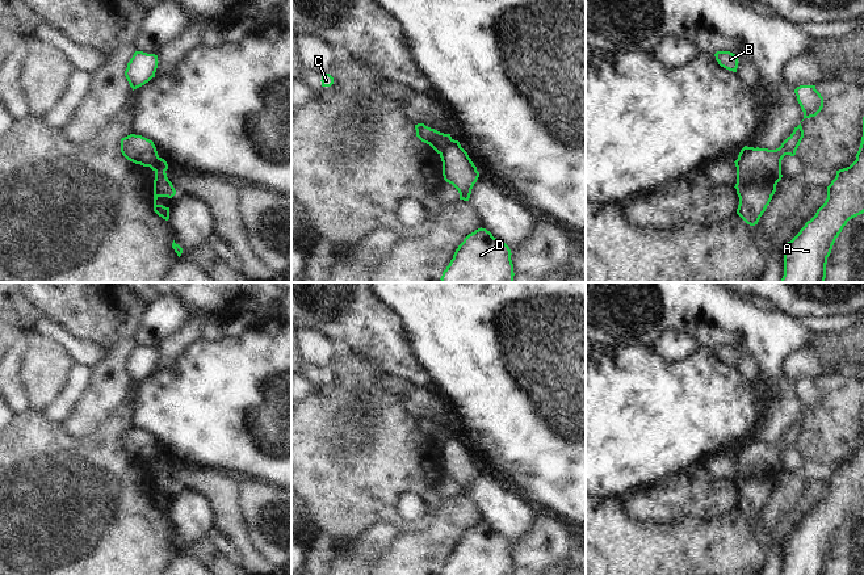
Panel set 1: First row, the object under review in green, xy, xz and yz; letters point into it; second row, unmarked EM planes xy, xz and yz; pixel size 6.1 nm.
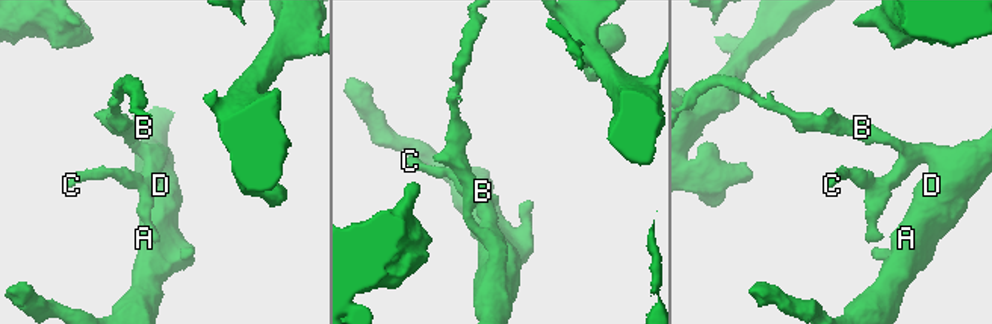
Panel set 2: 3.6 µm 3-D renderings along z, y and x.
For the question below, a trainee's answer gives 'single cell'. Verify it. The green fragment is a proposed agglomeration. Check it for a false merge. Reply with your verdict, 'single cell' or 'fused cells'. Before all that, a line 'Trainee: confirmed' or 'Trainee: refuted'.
Trainee: refuted
fused cells

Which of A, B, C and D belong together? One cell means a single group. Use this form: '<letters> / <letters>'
A B D / C

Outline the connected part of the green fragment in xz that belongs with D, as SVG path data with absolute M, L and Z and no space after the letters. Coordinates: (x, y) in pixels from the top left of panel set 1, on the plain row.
M486 522L469 528L443 566L441 575L513 575L509 541Z

